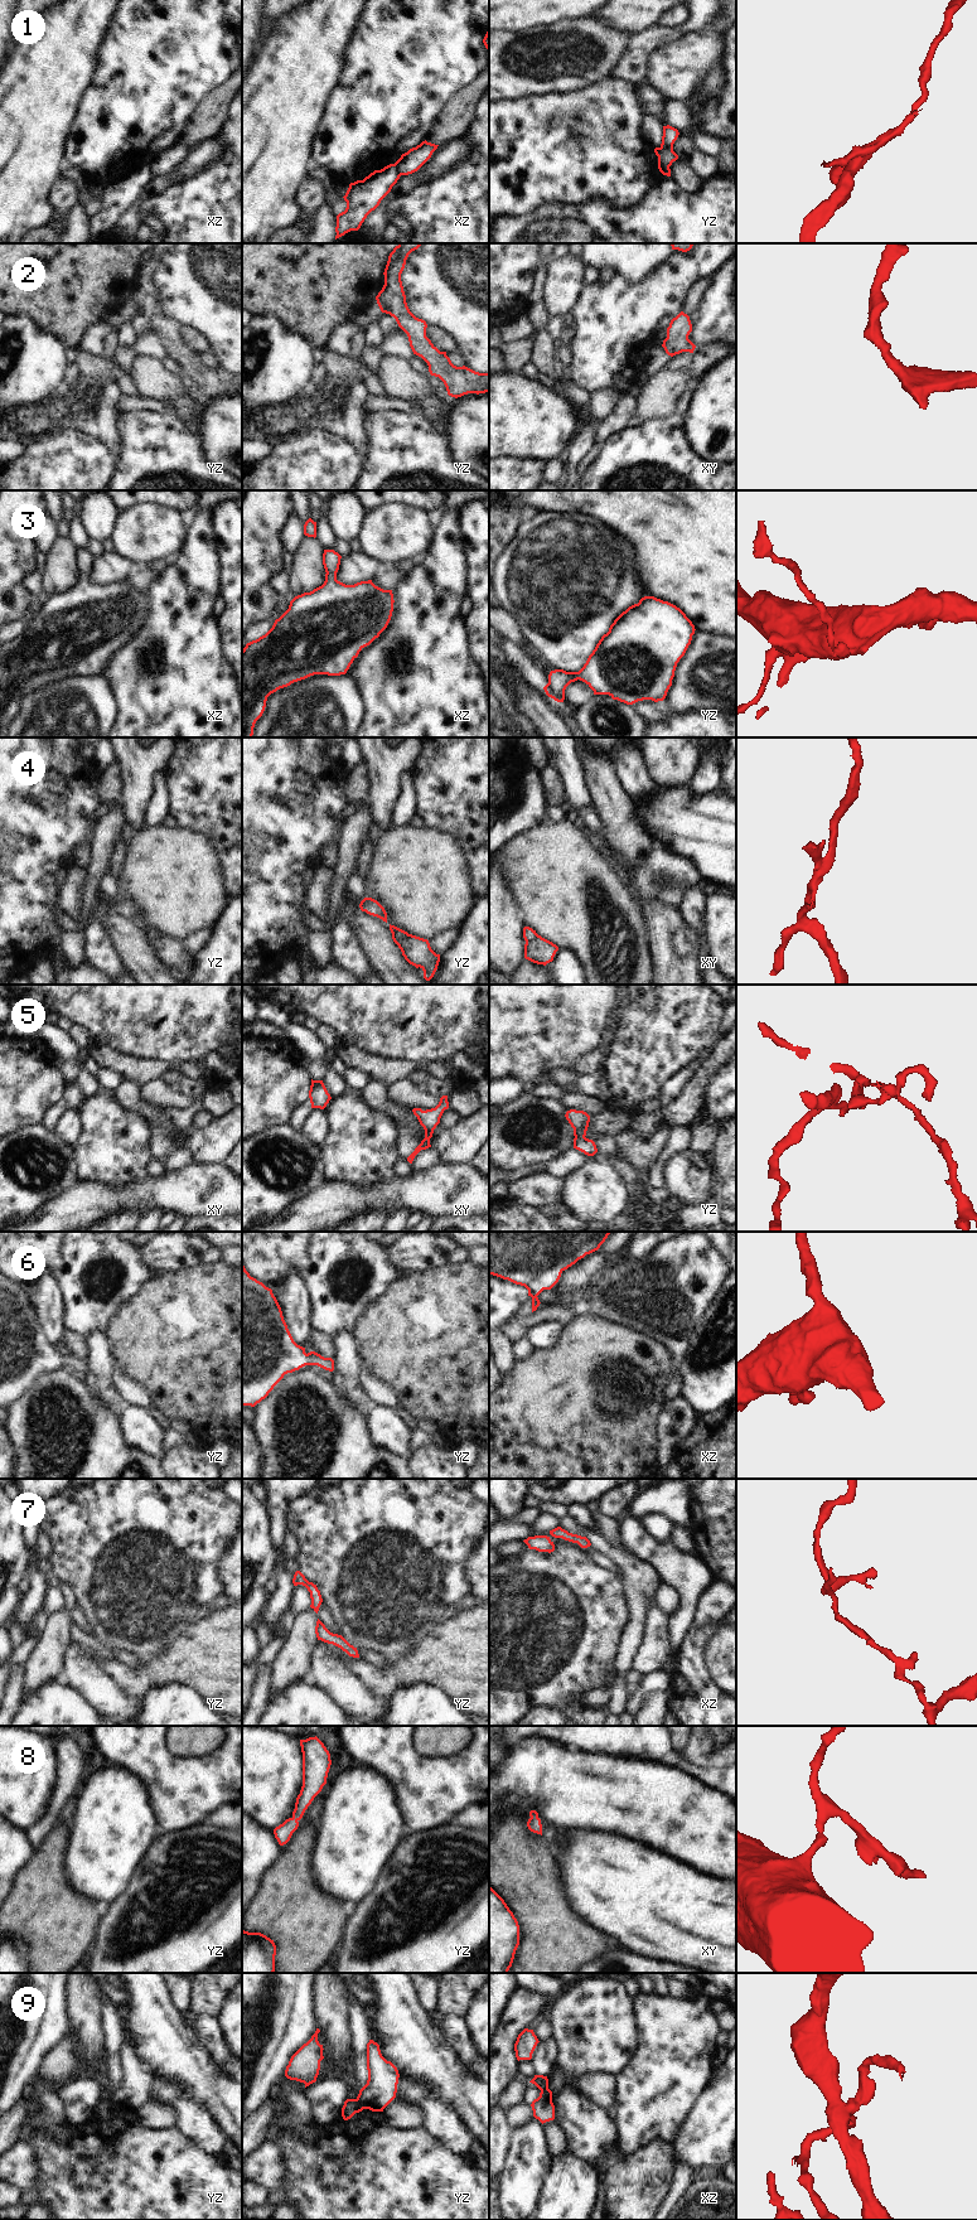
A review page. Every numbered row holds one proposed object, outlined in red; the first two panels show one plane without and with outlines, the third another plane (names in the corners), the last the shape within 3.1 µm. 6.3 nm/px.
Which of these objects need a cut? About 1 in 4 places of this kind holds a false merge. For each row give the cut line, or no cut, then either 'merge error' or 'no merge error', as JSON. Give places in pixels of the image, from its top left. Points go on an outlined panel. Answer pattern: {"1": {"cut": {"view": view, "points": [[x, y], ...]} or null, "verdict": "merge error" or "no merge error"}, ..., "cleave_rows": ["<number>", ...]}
{"1": {"cut": {"view": "xz", "points": [[395, 163], [400, 175]]}, "verdict": "merge error"}, "2": {"cut": null, "verdict": "no merge error"}, "3": {"cut": null, "verdict": "no merge error"}, "4": {"cut": {"view": "yz", "points": [[392, 933], [398, 936], [409, 934]]}, "verdict": "merge error"}, "5": {"cut": null, "verdict": "no merge error"}, "6": {"cut": null, "verdict": "no merge error"}, "7": {"cut": null, "verdict": "no merge error"}, "8": {"cut": null, "verdict": "no merge error"}, "9": {"cut": {"view": "yz", "points": [[356, 2099], [364, 2108]]}, "verdict": "merge error"}, "cleave_rows": ["1", "4", "9"]}

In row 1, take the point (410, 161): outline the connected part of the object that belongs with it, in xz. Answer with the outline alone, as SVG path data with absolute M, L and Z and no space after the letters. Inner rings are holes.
M422 141L416 147L410 149L402 154L395 163L400 175L408 175L417 171L432 155L439 145Z

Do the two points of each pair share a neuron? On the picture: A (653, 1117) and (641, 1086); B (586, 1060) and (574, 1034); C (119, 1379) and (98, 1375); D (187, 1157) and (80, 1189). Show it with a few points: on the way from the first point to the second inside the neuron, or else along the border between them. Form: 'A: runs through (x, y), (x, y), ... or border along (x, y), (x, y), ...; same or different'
A: border along (675, 1073), (663, 1083), (657, 1097); different
B: border along (603, 1031), (599, 1043), (593, 1049), (569, 1063); different
C: border along (112, 1357), (112, 1383), (120, 1396); different
D: border along (192, 1160), (179, 1167), (165, 1169); different

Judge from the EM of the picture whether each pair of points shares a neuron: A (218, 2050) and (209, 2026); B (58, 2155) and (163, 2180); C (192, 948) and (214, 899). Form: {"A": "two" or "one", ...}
{"A": "one", "B": "one", "C": "two"}

